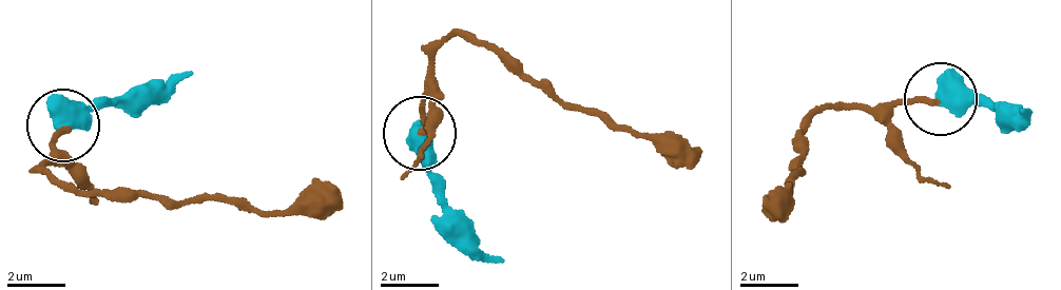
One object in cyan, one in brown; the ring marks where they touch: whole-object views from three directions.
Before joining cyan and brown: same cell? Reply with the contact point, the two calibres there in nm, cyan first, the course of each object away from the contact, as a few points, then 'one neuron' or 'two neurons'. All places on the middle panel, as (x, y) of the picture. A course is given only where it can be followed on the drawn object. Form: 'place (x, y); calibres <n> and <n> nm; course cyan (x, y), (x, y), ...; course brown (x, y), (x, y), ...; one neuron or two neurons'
place (419, 133); calibres 700 and 170 nm; course cyan (422, 131), (431, 186), (470, 240), (506, 258); course brown (422, 131), (428, 60), (458, 33), (506, 50), (582, 112), (644, 131), (702, 157); one neuron

